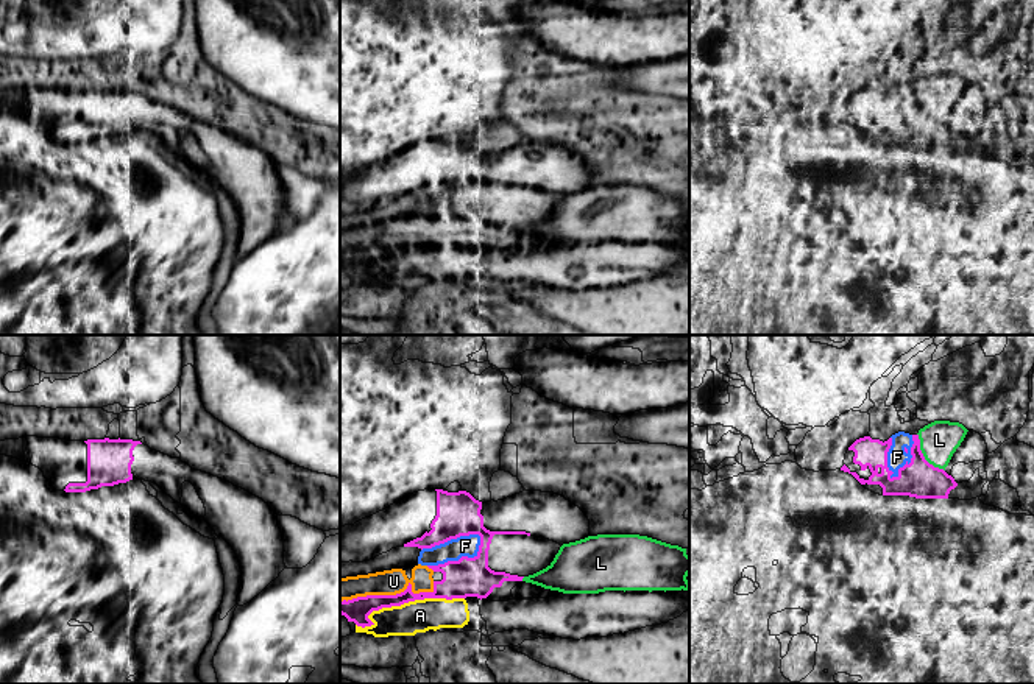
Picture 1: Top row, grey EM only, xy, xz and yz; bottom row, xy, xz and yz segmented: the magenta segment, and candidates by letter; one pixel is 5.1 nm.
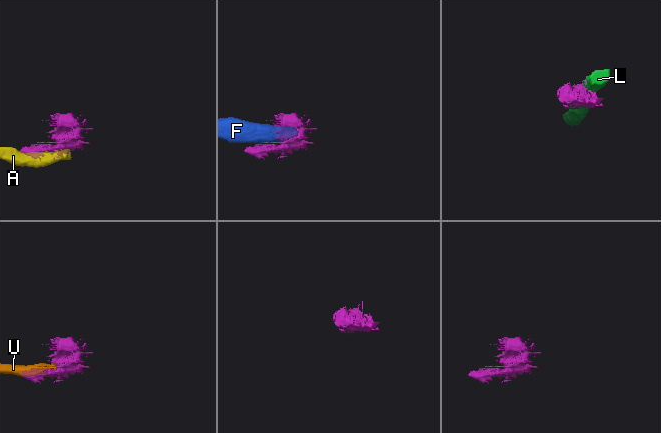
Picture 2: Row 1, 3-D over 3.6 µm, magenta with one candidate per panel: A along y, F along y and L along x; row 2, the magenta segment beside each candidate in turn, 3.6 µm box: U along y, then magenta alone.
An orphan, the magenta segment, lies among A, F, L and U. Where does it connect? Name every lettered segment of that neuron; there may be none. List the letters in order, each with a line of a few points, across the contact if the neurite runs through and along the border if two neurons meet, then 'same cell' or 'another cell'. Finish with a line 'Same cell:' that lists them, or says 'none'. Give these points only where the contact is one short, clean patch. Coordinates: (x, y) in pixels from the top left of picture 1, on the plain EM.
A: another cell
F: another cell
L: another cell
U: another cell
Same cell: none

